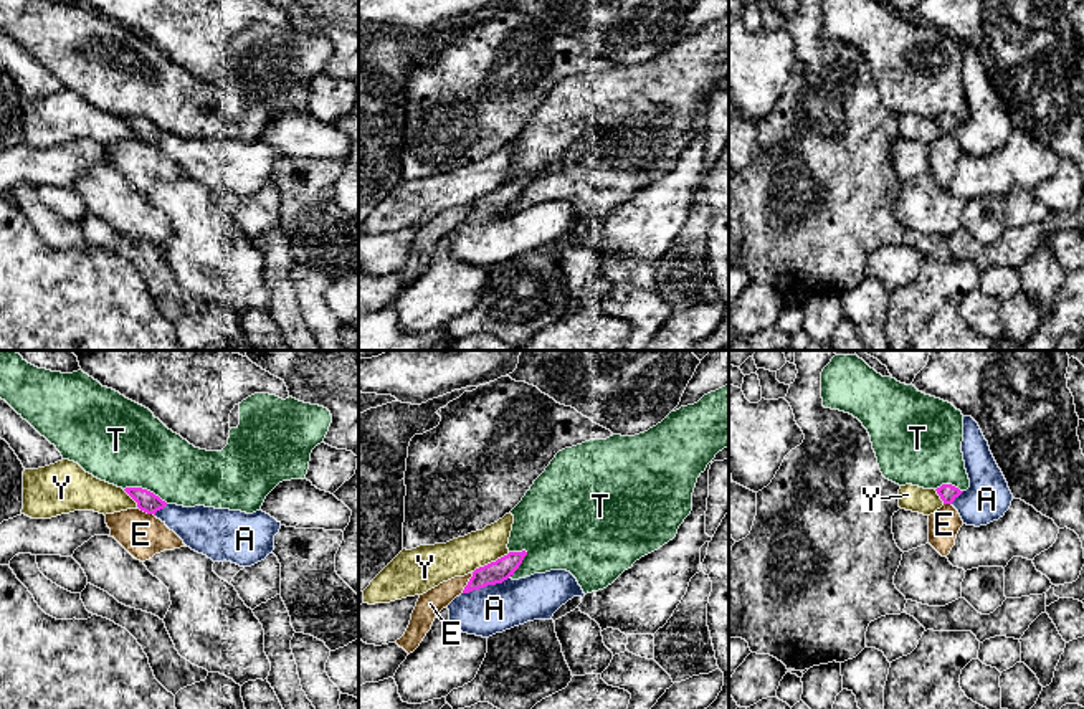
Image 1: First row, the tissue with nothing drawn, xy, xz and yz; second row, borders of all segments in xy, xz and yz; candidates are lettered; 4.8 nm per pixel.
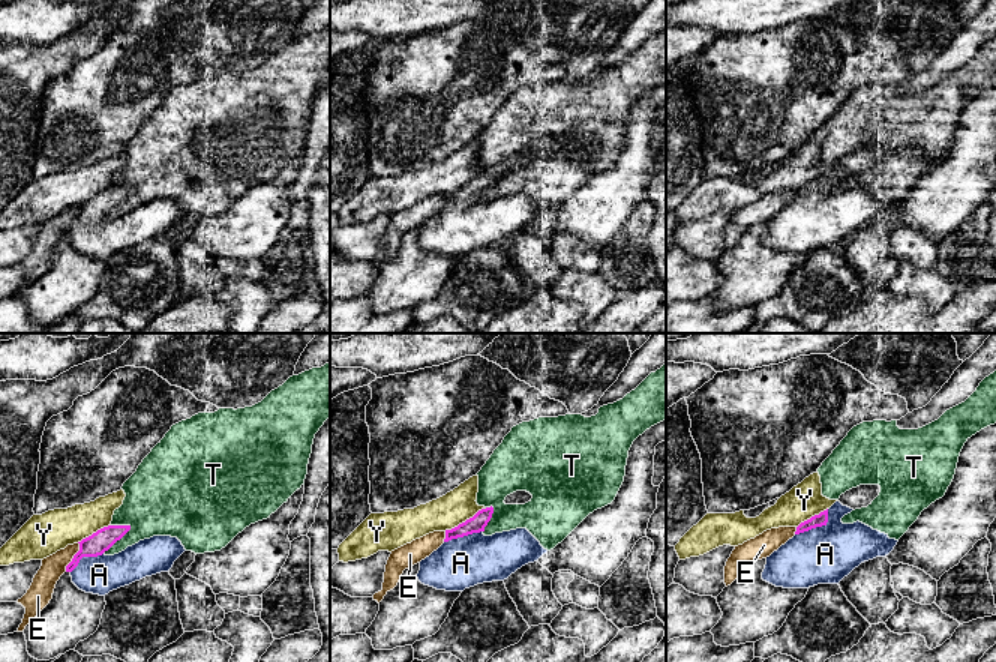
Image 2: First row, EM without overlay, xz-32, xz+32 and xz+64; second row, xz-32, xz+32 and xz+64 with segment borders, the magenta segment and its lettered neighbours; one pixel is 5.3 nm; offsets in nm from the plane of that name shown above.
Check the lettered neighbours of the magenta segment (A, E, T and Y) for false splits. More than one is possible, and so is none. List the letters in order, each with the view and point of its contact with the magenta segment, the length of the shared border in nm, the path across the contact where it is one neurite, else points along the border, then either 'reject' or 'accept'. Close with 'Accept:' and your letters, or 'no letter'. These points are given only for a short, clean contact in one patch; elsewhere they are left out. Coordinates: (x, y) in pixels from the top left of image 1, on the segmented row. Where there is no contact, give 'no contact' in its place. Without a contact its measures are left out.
A: meets magenta in xz at (486, 585); contact 240 nm long; accept
E: meets magenta in xz at (468, 582); contact 120 nm long; reject
T: meets magenta in xy at (146, 490); contact 220 nm long; reject
Y: meets magenta in xz at (491, 562); contact 200 nm long; reject
Accept: A

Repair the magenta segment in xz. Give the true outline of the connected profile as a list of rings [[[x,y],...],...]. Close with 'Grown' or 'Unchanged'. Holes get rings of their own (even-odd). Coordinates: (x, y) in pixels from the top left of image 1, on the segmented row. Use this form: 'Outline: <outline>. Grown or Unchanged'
Outline: [[[525,550],[509,552],[496,562],[476,569],[463,593],[448,605],[451,625],[463,633],[489,638],[527,621],[552,620],[554,613],[568,600],[585,597],[577,578],[567,570],[550,570],[512,580],[511,577],[525,555]]]. Grown

